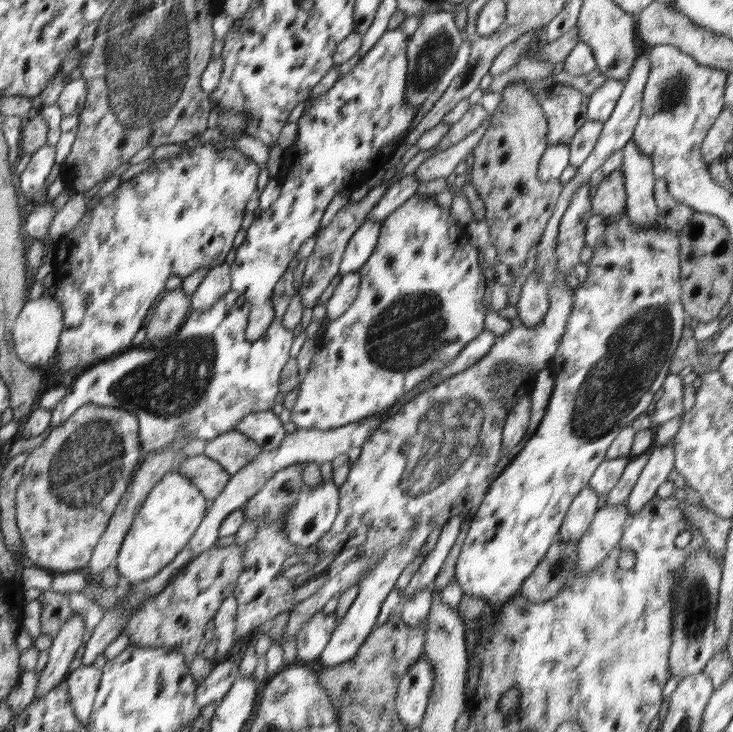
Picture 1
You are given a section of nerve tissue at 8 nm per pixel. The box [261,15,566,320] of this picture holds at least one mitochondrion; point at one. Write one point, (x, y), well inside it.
(435, 50)

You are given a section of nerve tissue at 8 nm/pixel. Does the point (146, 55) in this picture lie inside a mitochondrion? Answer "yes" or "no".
yes

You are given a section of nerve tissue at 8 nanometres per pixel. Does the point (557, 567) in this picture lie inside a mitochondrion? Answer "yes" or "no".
yes

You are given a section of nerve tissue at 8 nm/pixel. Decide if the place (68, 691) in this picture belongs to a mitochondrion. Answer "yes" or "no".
no

